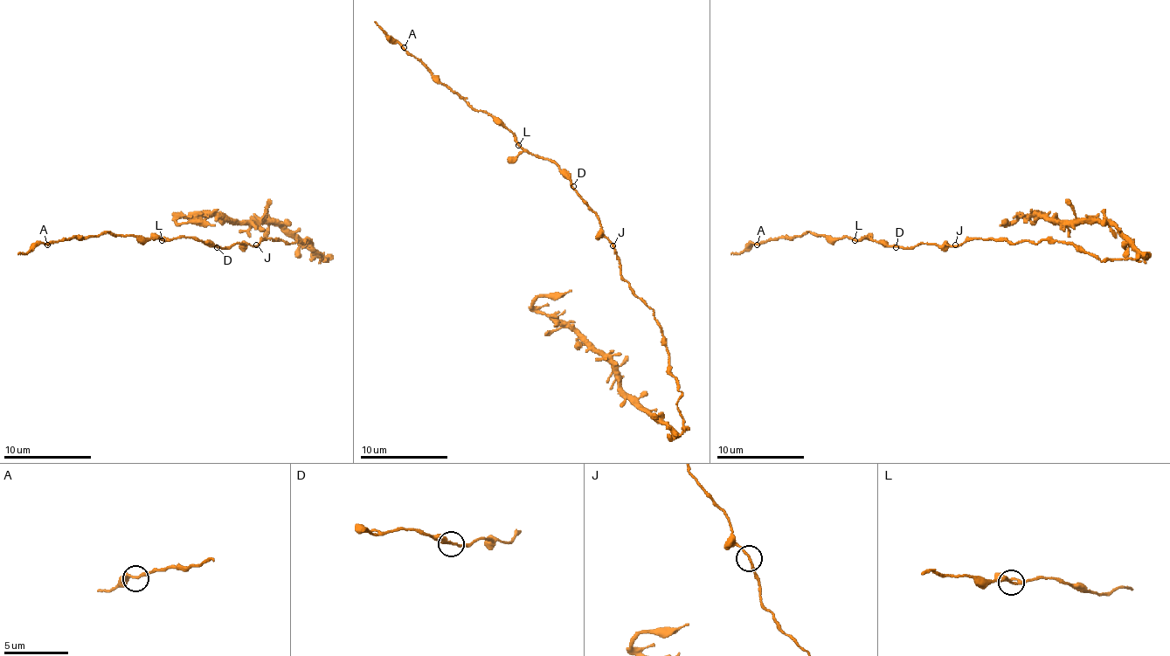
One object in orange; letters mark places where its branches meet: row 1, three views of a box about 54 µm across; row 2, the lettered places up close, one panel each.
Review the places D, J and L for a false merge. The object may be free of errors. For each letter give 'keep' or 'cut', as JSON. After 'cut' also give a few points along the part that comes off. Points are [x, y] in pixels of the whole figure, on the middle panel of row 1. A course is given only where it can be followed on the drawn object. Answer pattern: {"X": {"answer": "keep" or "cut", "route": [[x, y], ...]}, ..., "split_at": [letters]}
{"D": {"answer": "keep"}, "J": {"answer": "keep"}, "L": {"answer": "keep"}, "split_at": []}

